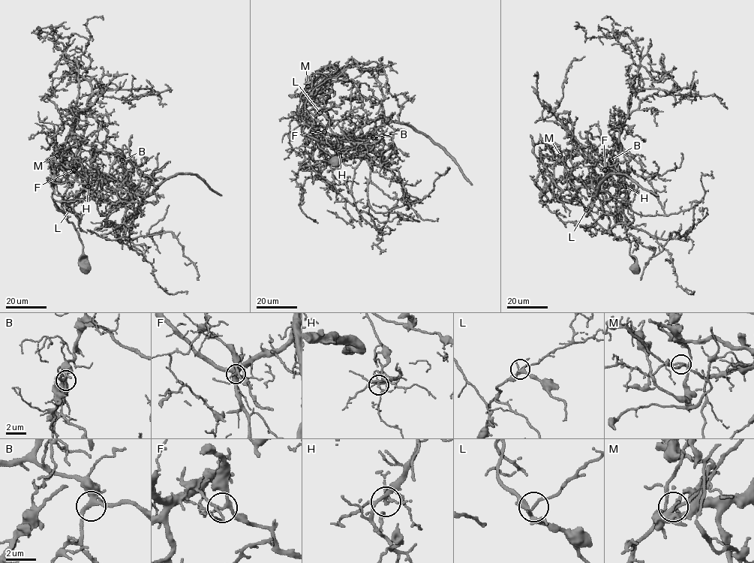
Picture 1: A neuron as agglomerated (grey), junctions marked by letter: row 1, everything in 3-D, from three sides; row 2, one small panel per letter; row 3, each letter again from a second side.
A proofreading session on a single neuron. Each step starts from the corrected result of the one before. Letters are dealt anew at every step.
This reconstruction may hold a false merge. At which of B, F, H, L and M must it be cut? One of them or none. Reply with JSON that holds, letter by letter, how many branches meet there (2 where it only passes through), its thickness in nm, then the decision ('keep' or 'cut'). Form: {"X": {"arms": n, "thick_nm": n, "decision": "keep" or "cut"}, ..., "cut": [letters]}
{"B": {"arms": 4, "thick_nm": 260, "decision": "keep"}, "F": {"arms": 5, "thick_nm": 200, "decision": "cut"}, "H": {"arms": 5, "thick_nm": 200, "decision": "keep"}, "L": {"arms": 4, "thick_nm": 190, "decision": "keep"}, "M": {"arms": 5, "thick_nm": 240, "decision": "keep"}, "cut": ["F"]}

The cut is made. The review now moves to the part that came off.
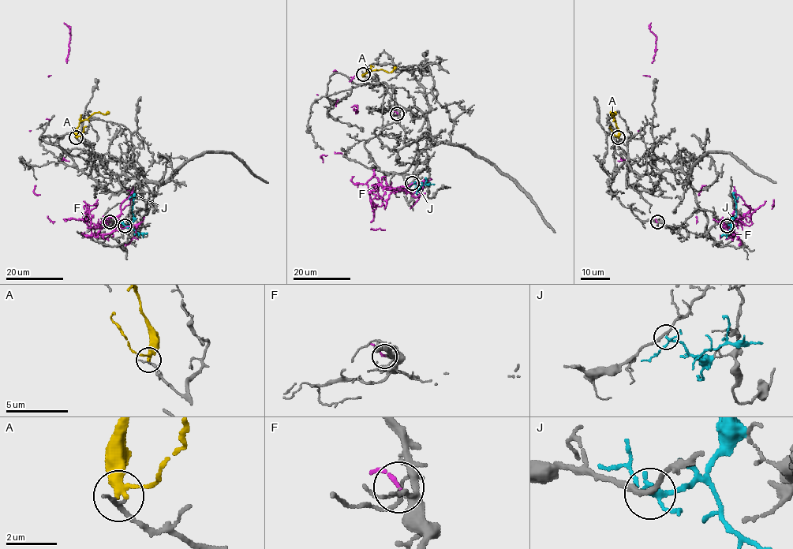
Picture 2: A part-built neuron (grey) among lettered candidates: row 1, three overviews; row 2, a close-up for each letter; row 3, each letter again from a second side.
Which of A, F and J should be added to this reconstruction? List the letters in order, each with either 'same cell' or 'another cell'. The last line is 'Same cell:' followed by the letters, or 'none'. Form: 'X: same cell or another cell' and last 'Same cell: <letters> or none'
A: another cell
F: another cell
J: another cell
Same cell: none

